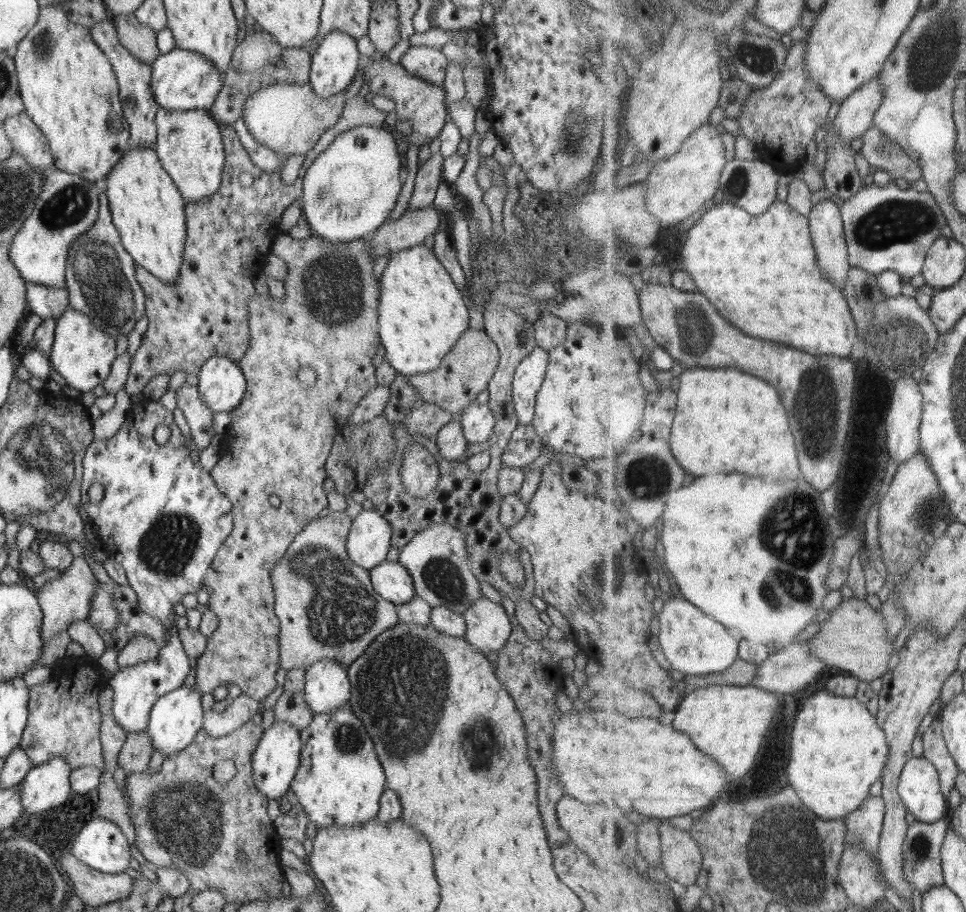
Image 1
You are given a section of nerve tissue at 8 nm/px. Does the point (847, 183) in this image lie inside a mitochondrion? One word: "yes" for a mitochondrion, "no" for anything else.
no

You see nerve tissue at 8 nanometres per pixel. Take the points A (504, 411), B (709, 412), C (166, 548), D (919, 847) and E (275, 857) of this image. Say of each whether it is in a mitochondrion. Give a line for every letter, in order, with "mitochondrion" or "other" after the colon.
A: other
B: other
C: mitochondrion
D: mitochondrion
E: other

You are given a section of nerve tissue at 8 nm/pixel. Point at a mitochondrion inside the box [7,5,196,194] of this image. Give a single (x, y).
(44, 46)

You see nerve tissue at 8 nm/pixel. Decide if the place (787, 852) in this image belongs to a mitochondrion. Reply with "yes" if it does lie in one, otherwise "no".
yes

